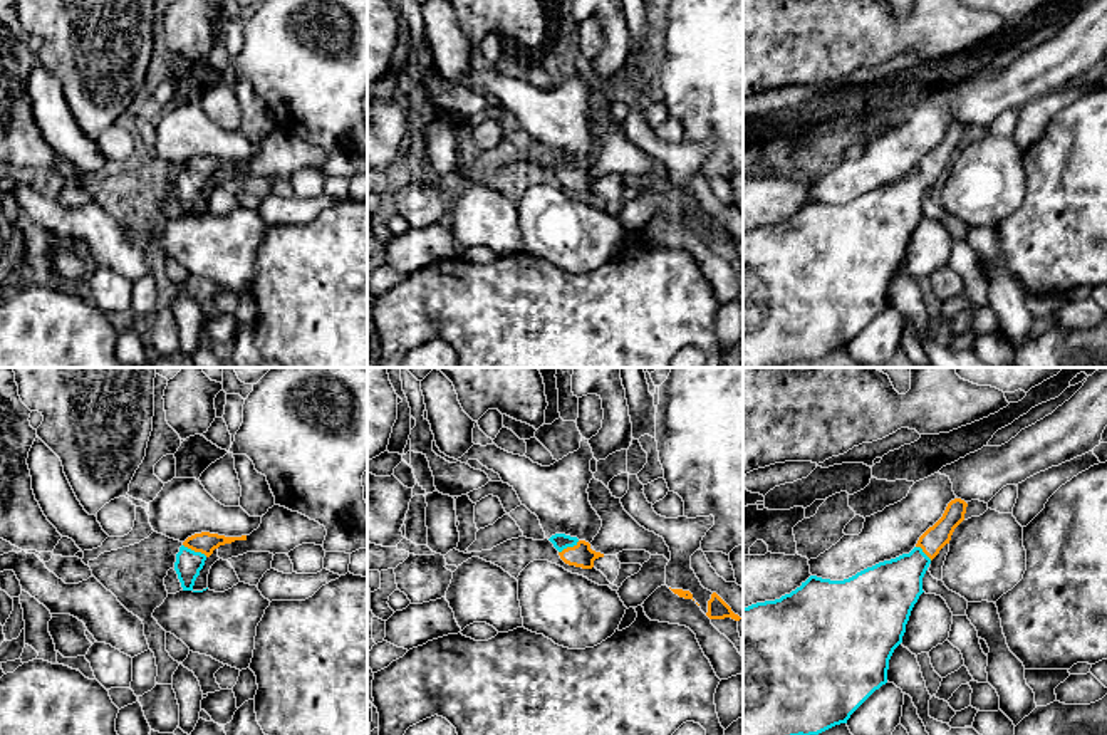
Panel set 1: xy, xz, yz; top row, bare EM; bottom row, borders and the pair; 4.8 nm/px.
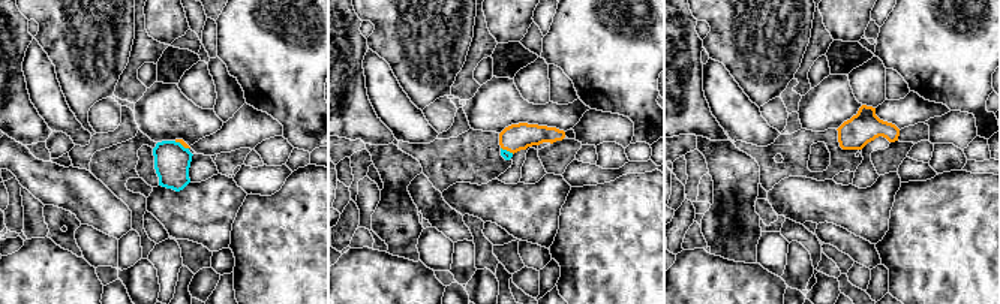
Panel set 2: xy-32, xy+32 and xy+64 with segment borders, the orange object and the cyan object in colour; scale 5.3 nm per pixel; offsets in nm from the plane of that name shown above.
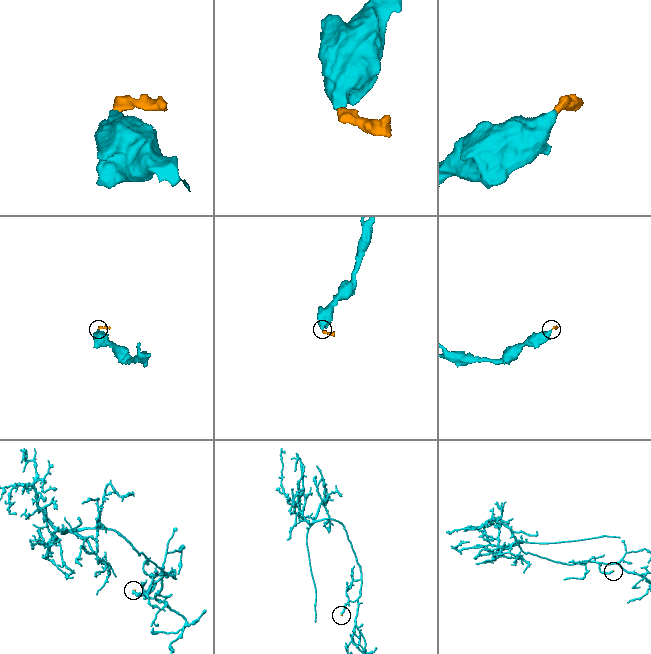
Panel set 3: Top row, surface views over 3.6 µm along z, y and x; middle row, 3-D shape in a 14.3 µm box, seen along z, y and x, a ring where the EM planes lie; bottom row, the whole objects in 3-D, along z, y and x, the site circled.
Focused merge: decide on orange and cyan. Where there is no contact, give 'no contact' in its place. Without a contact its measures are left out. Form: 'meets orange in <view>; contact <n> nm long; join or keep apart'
meets orange in xy; contact 130 nm long; join

